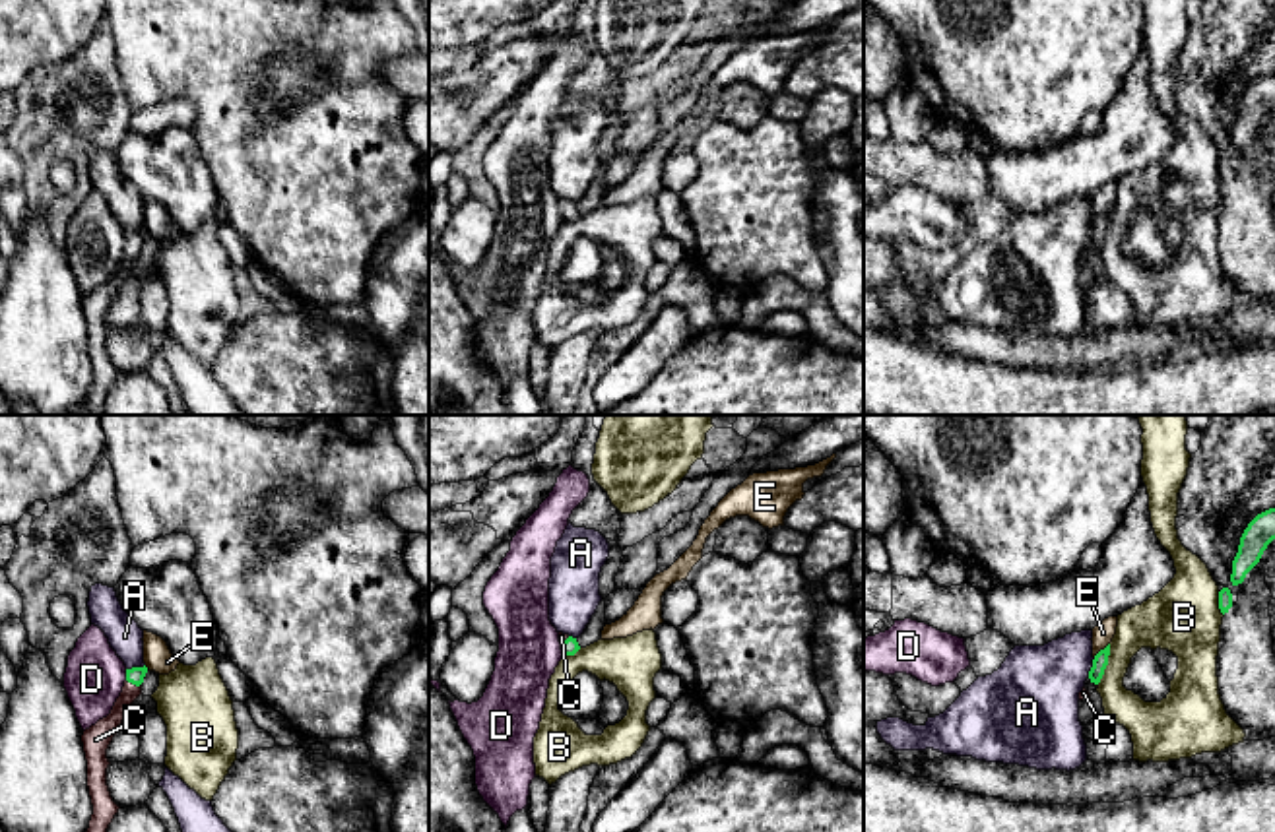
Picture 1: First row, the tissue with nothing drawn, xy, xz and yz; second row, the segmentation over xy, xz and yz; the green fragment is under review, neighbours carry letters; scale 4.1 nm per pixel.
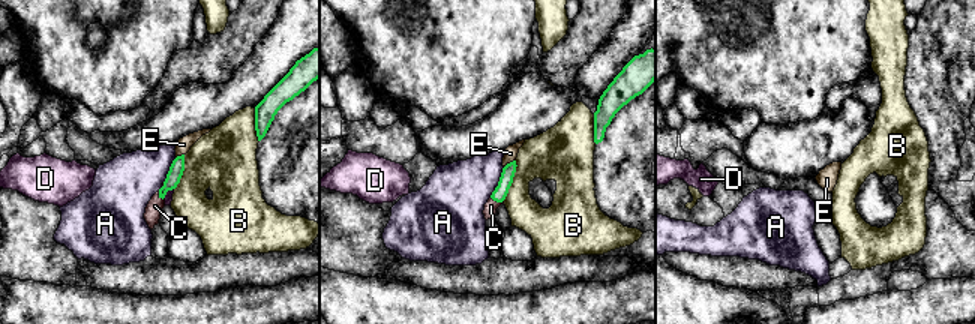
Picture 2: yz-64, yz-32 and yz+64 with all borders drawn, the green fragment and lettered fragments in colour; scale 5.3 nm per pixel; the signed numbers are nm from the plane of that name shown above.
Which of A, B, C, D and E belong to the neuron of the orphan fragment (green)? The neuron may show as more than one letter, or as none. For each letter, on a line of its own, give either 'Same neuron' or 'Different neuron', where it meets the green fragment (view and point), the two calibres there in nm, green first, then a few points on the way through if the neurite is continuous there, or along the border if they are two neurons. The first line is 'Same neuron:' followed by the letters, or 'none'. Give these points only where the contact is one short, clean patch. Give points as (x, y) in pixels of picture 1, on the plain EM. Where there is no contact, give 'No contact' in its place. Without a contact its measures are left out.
Same neuron: C
A: Different neuron. Touches green at xy (134, 233). Thickness 70 nm (green) against 140 nm
B: Different neuron. Touches green at yz (1107, 229). Thickness 60 nm (green) against 190 nm
C: Same neuron. Touches green at xy (134, 249). Thickness 70 nm (green) against 100 nm. Path across: xy (134, 241), (134, 249), (117, 282), (101, 299)
D: Different neuron. Touches green at xz (561, 214). Thickness 70 nm (green) against 260 nm. Boundary: xz (559, 208), (565, 220)
E: Different neuron. Touches green at yz (1101, 216). Thickness 60 nm (green) against 90 nm

